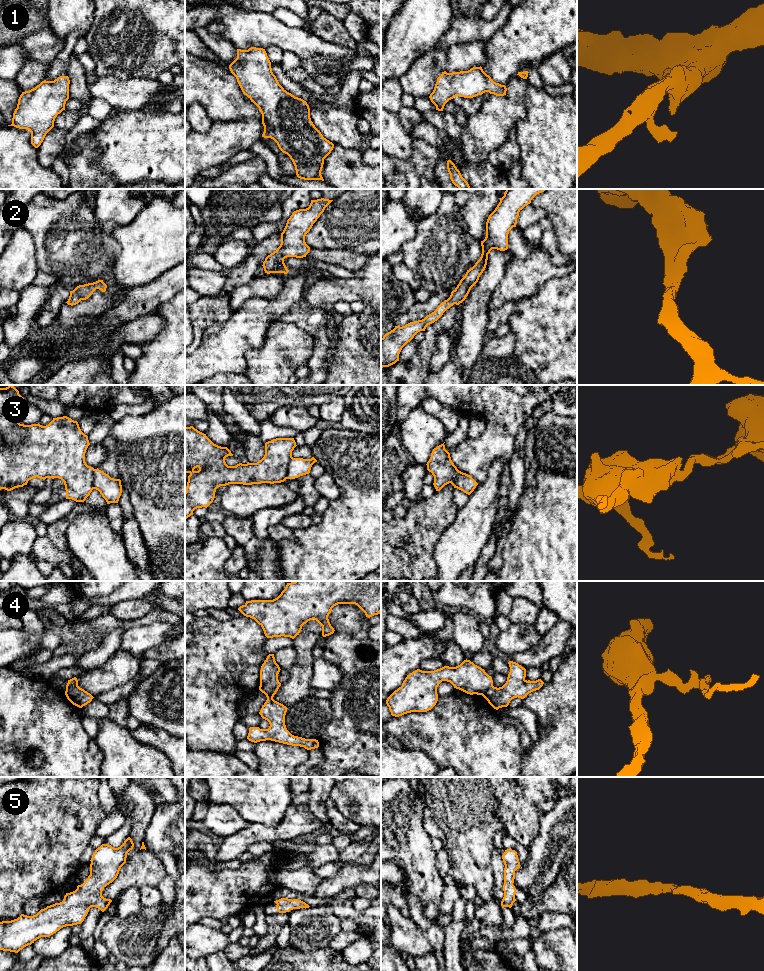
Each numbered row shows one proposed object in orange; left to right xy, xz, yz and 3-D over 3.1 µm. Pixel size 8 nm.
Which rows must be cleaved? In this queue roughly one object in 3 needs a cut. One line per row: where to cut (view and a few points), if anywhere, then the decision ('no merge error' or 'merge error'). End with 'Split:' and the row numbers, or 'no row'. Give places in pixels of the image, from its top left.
1: no cut | no merge error
2: no cut | no merge error
3: xz (292, 457), (288, 464), (286, 478) | merge error
4: xz (277, 688), (265, 694) | merge error
5: no cut | no merge error
Split: 3, 4

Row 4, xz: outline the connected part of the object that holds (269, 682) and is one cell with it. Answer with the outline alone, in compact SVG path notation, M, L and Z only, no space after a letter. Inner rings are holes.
M269 654L261 666L259 690L264 693L271 693L281 686L278 680L280 667L275 661L274 654Z

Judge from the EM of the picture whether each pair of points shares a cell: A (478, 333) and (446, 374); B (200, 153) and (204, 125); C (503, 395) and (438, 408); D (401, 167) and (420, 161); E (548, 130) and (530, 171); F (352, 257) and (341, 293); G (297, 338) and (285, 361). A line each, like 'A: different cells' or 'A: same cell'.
A: different cells
B: different cells
C: different cells
D: same cell
E: same cell
F: different cells
G: same cell

